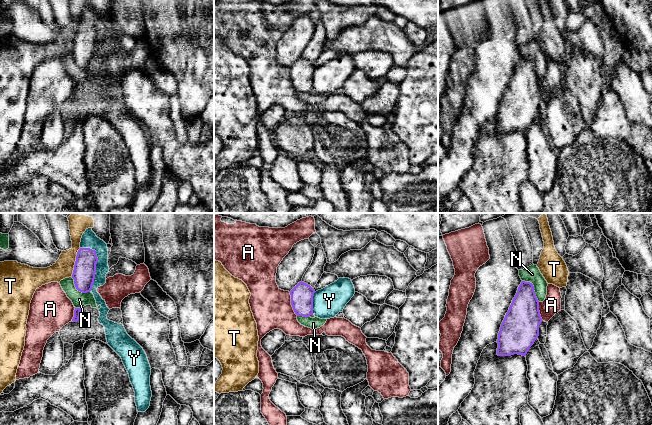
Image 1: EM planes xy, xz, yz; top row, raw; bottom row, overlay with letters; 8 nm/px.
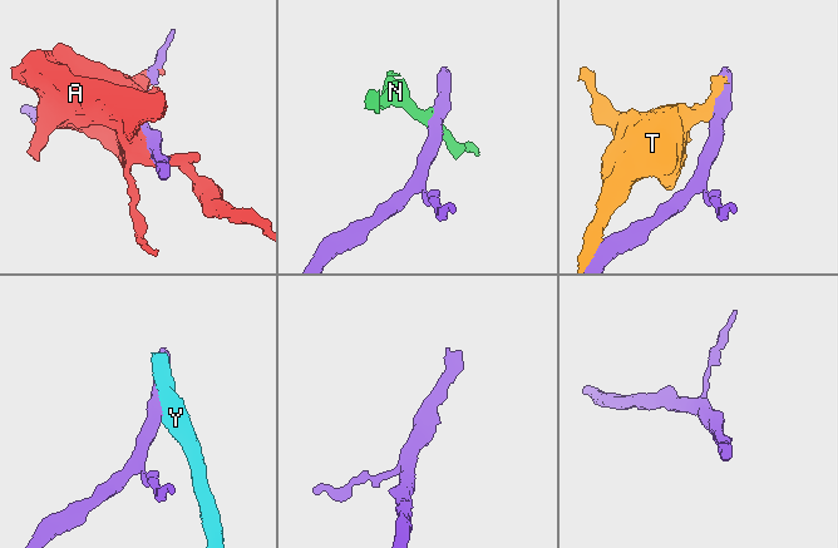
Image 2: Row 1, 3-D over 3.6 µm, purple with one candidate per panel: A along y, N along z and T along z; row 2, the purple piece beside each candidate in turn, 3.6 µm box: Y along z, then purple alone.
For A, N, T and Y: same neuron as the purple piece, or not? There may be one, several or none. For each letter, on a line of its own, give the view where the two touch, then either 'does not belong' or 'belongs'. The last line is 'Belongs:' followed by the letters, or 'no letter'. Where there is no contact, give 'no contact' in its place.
A: xz | does not belong
N: yz | does not belong
T: xy | does not belong
Y: xy | does not belong
Belongs: no letter

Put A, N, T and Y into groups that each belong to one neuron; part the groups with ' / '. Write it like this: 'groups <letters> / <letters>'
groups A N / T / Y

